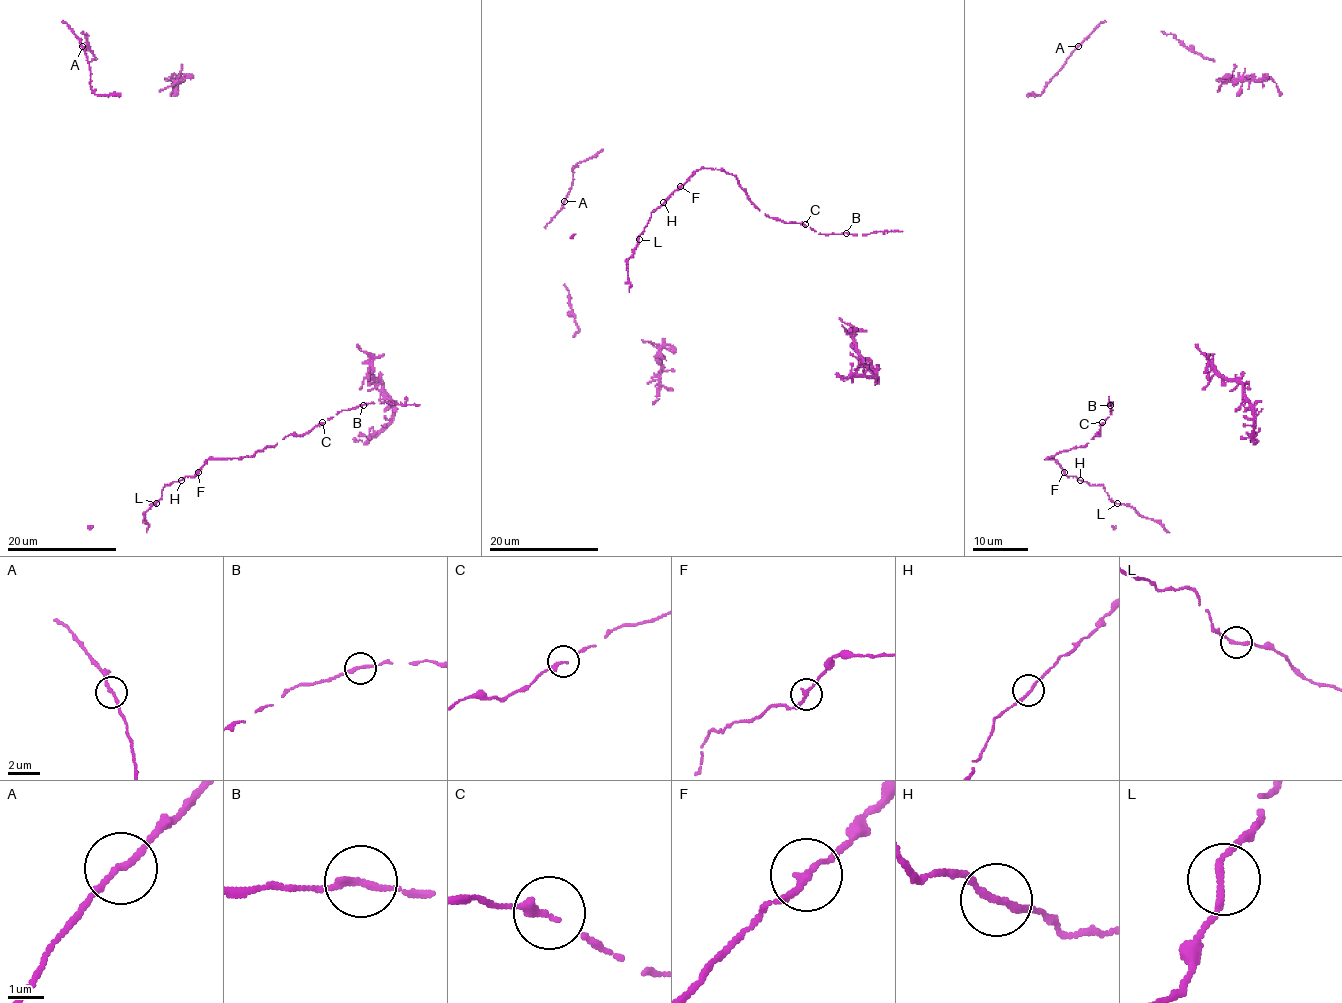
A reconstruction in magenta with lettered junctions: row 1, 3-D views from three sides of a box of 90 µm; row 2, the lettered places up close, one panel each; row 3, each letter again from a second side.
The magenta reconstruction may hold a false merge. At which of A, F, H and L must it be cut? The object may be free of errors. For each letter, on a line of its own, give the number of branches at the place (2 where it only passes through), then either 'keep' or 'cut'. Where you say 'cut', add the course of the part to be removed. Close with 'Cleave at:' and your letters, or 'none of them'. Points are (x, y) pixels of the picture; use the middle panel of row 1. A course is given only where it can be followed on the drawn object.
A: branches 2; keep
F: branches 2; keep
H: branches 2; keep
L: branches 2; keep
Cleave at: none of them

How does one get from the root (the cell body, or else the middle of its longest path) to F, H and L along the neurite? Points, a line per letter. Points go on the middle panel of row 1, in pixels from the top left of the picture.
F: (805, 226), (768, 216), (754, 205), (733, 175), (715, 168), (700, 168), (680, 186)
H: (805, 226), (768, 216), (754, 205), (733, 175), (715, 168), (698, 169), (663, 202)
L: (805, 226), (776, 220), (759, 211), (733, 175), (715, 168), (700, 168), (651, 213), (639, 239)

